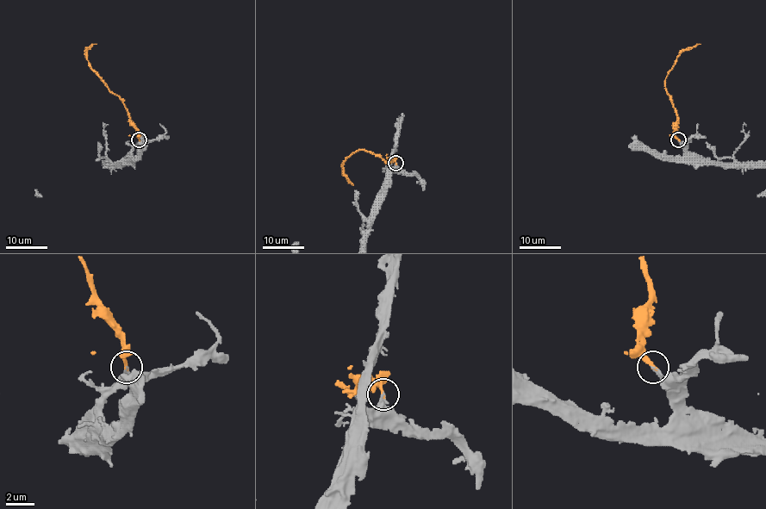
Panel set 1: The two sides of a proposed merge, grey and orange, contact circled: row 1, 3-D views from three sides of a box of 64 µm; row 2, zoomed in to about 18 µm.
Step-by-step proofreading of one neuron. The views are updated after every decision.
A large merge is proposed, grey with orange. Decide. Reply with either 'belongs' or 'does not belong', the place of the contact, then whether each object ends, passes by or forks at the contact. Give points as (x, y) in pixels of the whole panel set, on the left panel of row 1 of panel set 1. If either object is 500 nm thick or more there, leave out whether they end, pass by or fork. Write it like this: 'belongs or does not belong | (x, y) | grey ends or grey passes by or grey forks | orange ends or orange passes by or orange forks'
belongs | (139, 139) | grey ends | orange ends

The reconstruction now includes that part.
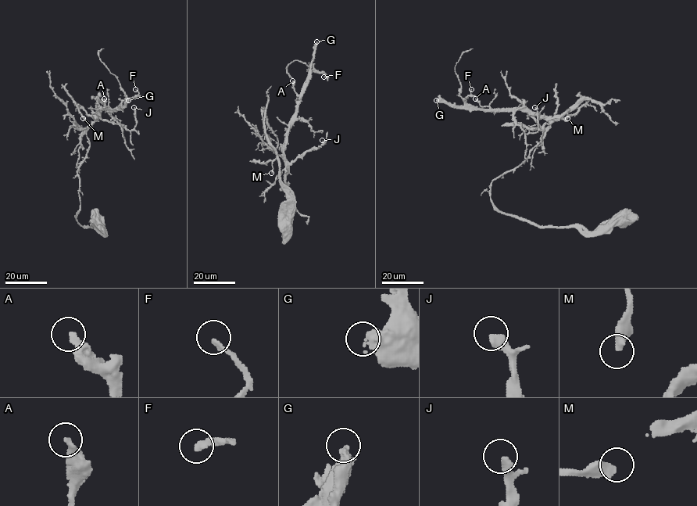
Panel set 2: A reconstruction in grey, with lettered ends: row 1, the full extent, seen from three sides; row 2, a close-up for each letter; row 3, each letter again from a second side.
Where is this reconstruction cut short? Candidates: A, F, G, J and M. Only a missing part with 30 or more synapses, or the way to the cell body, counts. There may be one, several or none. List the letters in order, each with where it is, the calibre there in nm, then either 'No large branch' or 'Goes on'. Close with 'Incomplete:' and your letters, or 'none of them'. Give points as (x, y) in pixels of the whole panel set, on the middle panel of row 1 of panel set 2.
A: Place: (292, 80). Thickness 300 nm. No large branch
F: Place: (323, 77). Thickness 200 nm. No large branch
G: Place: (316, 41). Thickness 480 nm. Goes on
J: Place: (322, 140). Thickness 400 nm. No large branch
M: Place: (271, 173). Thickness 480 nm. No large branch
Incomplete: G

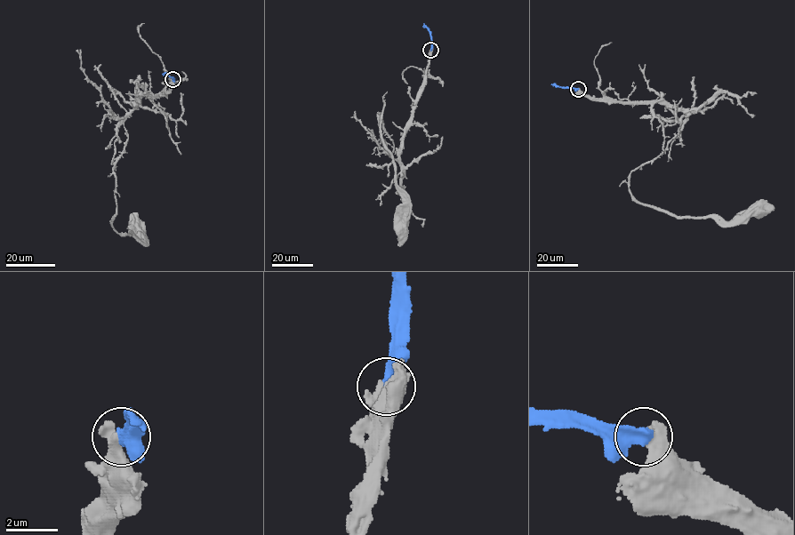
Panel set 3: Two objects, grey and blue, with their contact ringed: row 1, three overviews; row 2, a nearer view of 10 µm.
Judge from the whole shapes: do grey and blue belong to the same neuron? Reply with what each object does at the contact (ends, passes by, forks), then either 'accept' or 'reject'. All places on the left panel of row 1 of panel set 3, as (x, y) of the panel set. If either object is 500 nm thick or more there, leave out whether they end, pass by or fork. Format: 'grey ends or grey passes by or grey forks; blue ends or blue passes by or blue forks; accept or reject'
reject

